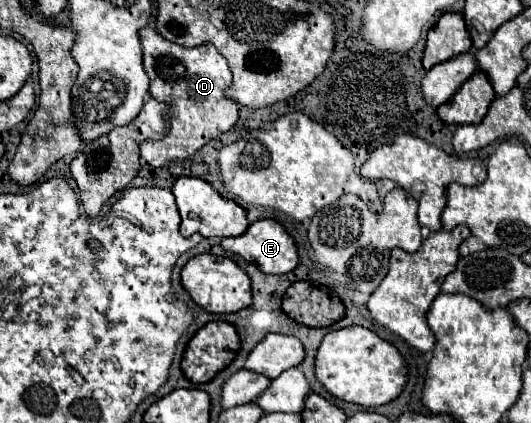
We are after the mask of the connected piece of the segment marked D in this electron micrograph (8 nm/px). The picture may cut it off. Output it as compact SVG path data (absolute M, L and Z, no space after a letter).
M150 26L140 30L140 40L144 48L144 70L150 78L152 96L160 102L172 102L168 136L140 144L140 154L146 164L158 168L170 160L192 156L208 140L234 128L238 122L240 104L226 96L226 90L232 86L232 74L226 58L220 56L212 44L184 48L168 42Z

